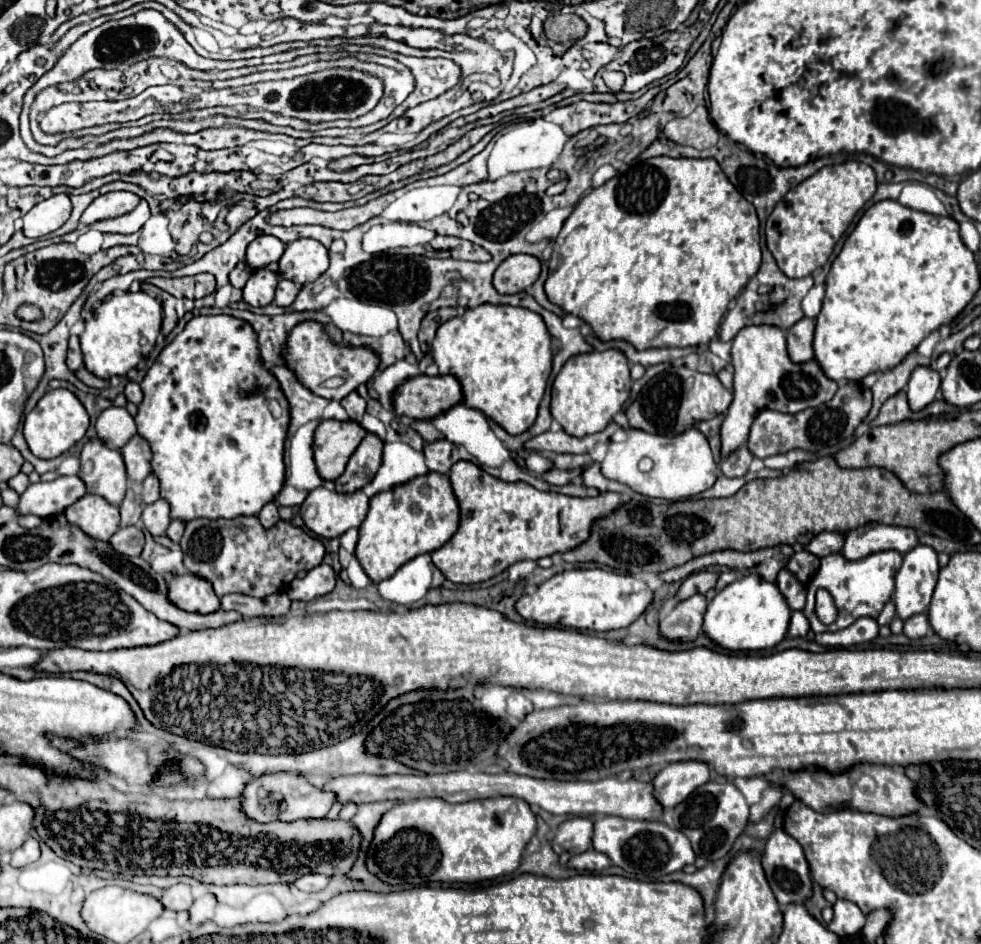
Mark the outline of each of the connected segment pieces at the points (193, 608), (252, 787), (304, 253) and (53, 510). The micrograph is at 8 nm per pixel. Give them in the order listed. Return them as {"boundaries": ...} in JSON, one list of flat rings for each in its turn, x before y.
{"boundaries":[[[193,574,173,576,167,584,169,600,173,600,173,604,177,604,181,610,209,614,221,608,221,602,215,596,213,588,209,588,209,582,201,580,199,576]],[[269,772,255,776,251,782,245,784,241,792,241,812,253,822,295,822,295,820,315,820,323,818,325,812,333,804,333,796,329,792,321,792,313,786,307,776,291,774,291,772]],[[301,238,285,248,285,254,279,260,279,274,295,282,297,288,303,288,305,284,315,282,327,266,327,248,313,238]],[[59,476,53,482,29,484,29,488,19,496,17,514,35,514,39,518,47,518,63,512,83,494,85,486,79,476]]]}

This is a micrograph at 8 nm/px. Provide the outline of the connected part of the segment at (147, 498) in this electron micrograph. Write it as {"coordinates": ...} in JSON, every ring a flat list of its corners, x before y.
{"coordinates":[[149,474,145,480,143,480,143,492,141,492,141,498,145,504,153,504,159,500,159,480]]}

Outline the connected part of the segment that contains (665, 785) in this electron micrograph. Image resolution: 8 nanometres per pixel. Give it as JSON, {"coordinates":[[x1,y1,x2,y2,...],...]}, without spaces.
{"coordinates":[[677,762,665,766,655,778,655,800,663,810,675,808,681,804,697,786,705,784,711,778,707,764,697,762]]}

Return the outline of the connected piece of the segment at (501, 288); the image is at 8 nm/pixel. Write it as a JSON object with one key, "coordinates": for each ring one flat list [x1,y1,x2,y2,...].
{"coordinates":[[515,254,509,256,493,274,493,288,499,294,521,294,527,292,541,272,541,264,535,256]]}

